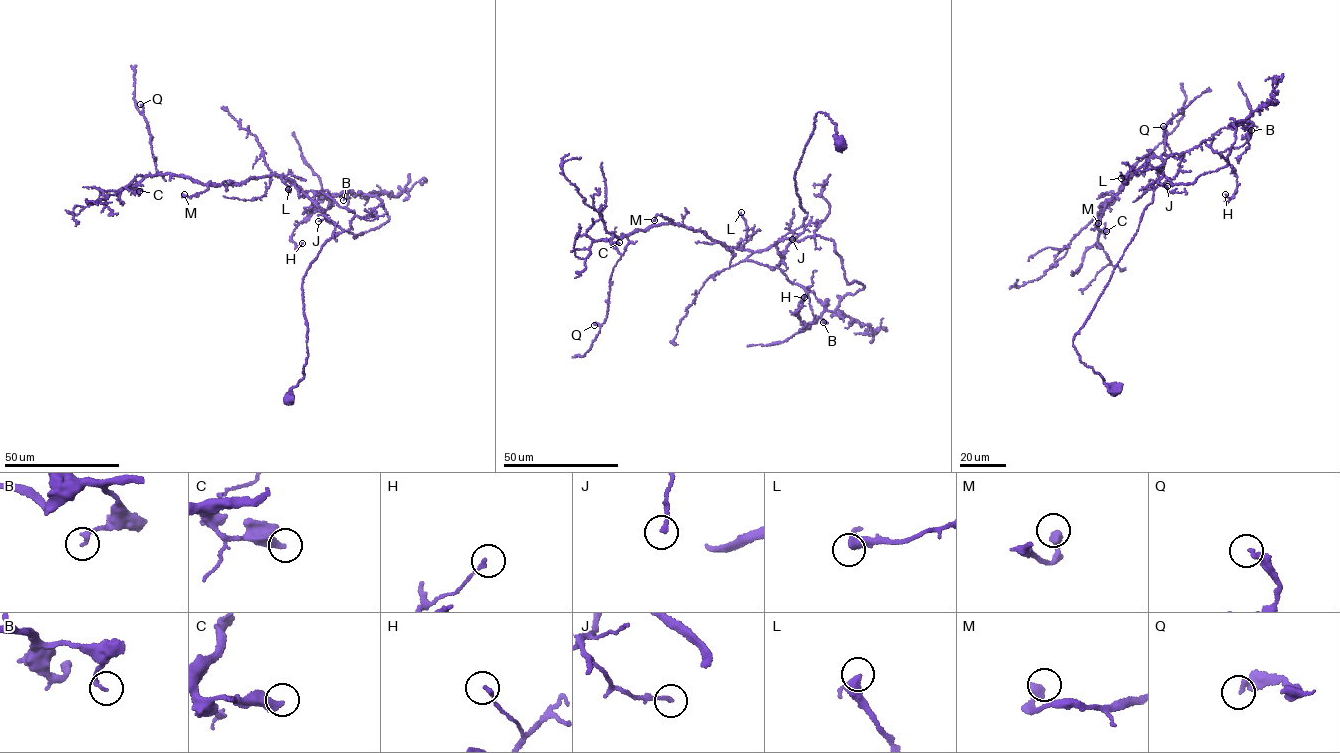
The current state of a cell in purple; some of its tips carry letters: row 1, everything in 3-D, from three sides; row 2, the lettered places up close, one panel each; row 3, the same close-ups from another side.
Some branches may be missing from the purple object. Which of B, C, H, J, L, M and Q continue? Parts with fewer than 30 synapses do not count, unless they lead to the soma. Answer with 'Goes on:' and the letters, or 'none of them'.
Goes on: none of them

